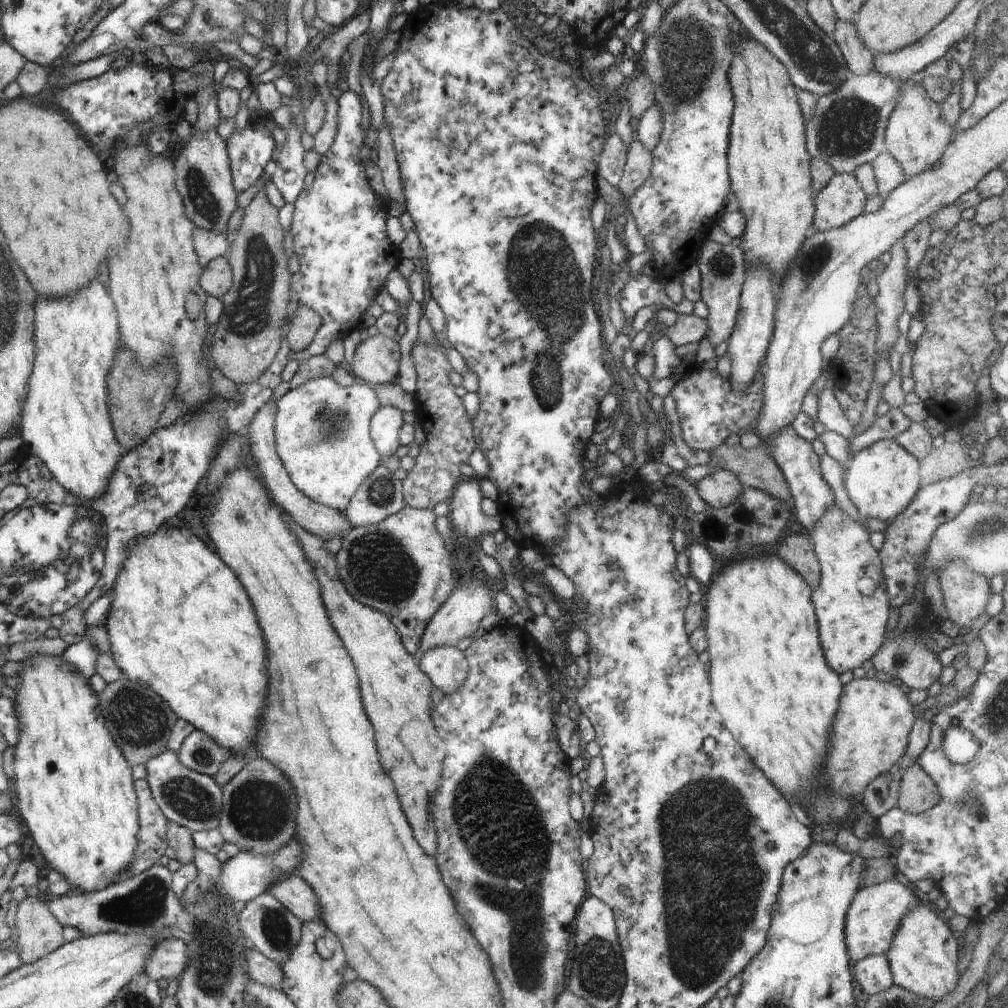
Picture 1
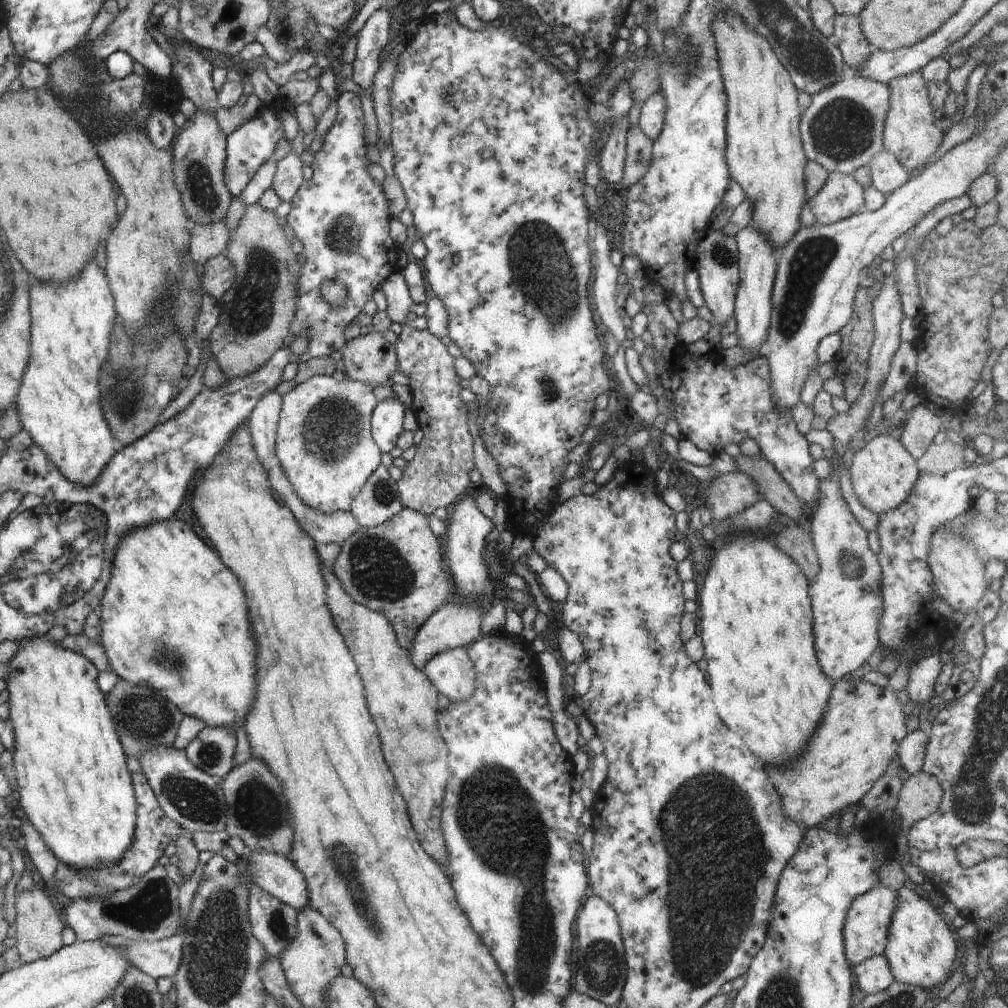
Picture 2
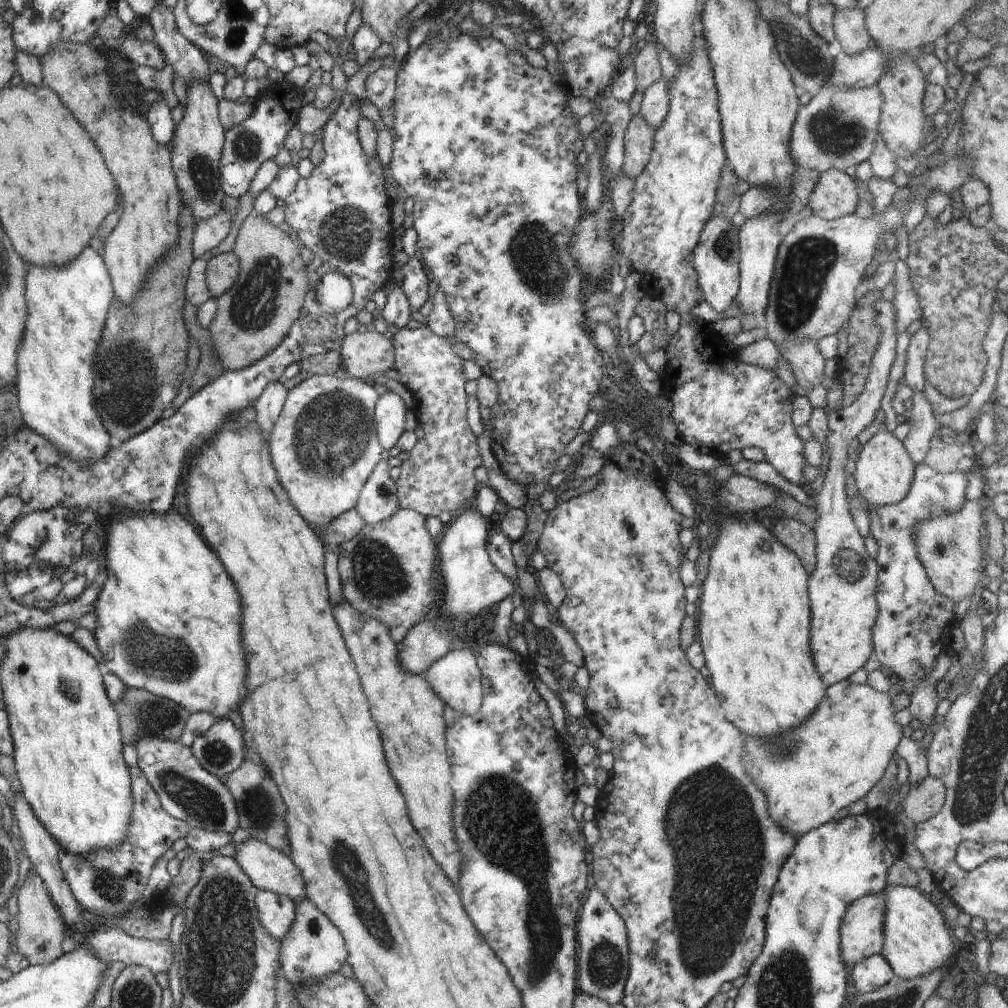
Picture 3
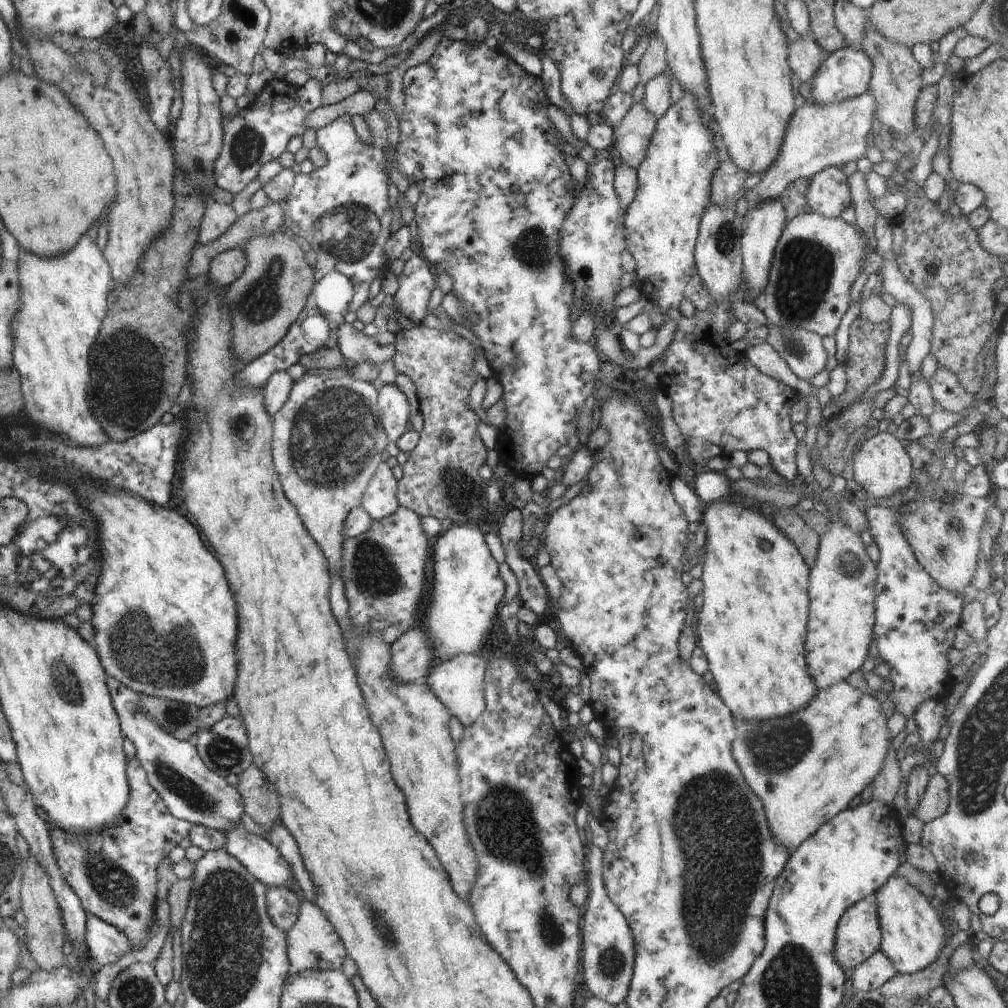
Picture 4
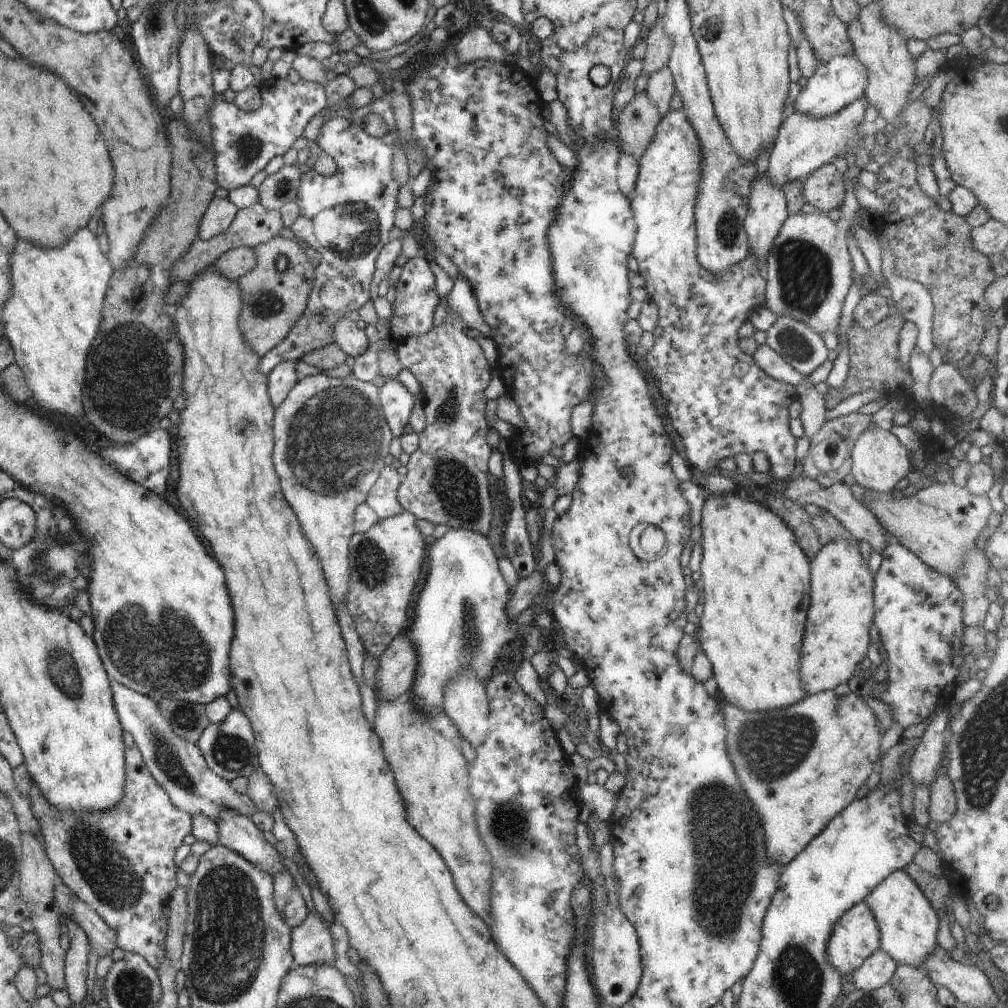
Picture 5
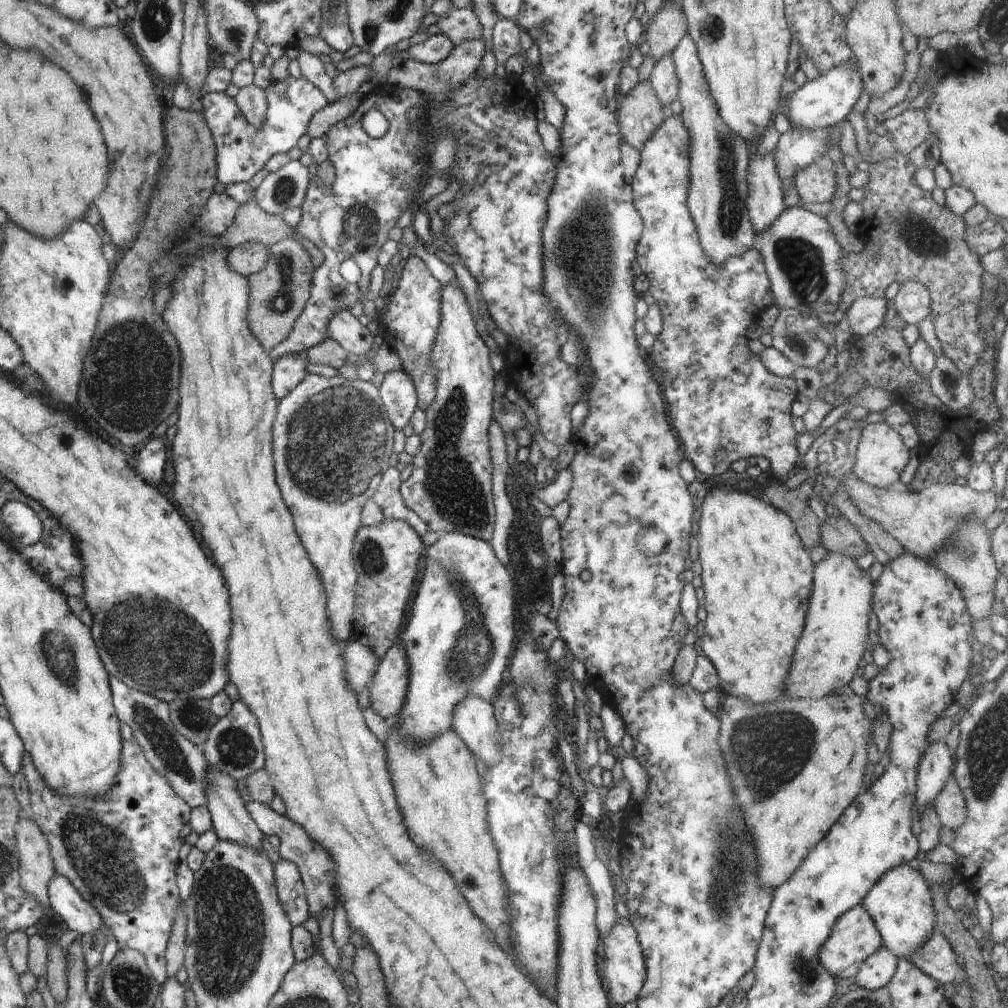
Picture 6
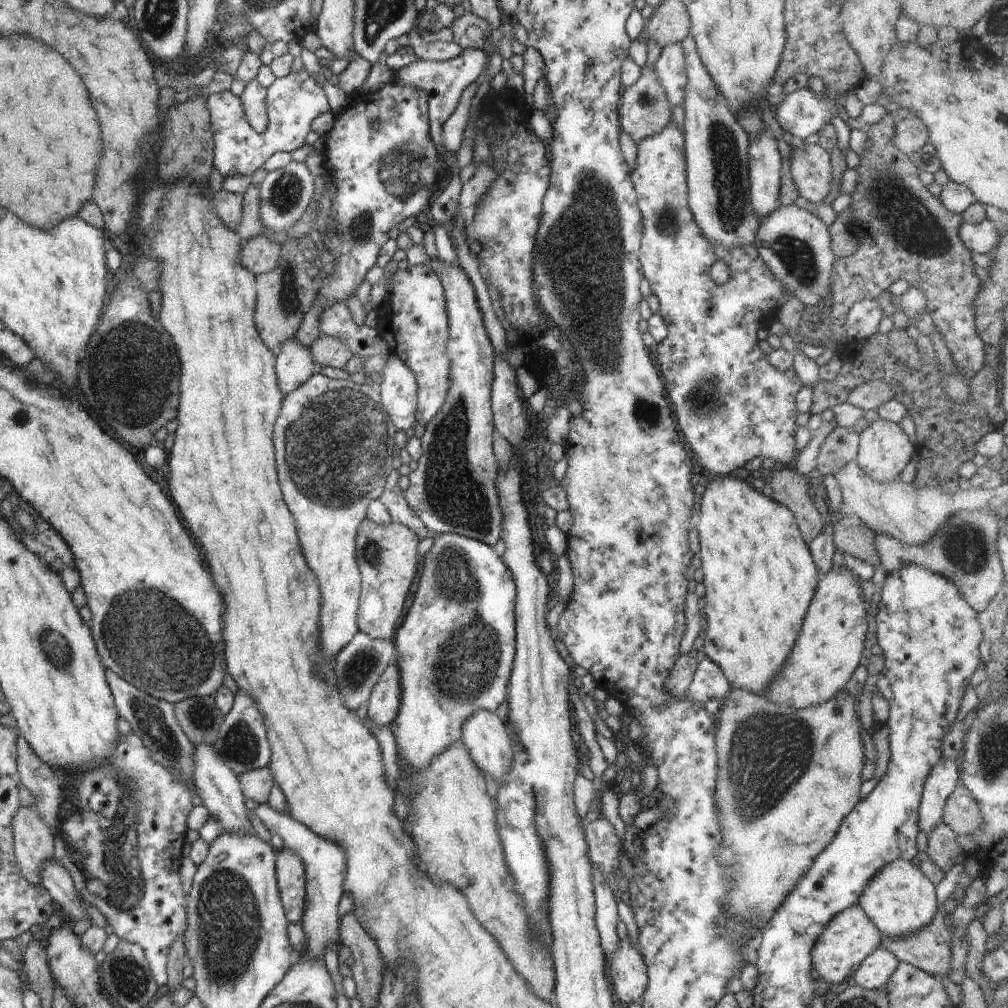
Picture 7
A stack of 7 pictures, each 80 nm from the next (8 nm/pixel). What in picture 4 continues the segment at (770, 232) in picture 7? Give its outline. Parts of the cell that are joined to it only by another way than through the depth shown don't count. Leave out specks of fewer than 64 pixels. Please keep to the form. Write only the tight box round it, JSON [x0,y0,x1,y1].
[760,213,870,337]

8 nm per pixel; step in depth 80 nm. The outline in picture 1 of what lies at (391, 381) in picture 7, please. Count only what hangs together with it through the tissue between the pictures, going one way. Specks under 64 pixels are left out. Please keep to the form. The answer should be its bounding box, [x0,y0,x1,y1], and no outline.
[371,406,404,456]

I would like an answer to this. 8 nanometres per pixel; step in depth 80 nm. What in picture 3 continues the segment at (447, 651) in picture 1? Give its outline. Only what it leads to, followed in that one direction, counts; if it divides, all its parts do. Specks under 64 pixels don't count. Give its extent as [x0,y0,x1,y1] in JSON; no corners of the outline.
[423,646,483,717]

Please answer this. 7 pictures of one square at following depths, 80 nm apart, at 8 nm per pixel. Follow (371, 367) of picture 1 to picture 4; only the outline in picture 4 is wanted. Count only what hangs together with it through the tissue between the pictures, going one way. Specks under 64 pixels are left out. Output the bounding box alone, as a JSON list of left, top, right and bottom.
[337,323,395,366]

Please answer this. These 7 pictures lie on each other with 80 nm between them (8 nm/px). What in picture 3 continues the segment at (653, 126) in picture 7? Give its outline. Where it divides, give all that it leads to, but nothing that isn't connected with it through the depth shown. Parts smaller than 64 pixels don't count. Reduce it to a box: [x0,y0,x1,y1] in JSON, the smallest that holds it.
[623,113,655,180]

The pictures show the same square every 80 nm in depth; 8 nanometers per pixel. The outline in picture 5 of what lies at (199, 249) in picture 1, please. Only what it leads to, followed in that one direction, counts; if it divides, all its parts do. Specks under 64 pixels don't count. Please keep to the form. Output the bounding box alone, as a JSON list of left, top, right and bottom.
[198,196,239,241]

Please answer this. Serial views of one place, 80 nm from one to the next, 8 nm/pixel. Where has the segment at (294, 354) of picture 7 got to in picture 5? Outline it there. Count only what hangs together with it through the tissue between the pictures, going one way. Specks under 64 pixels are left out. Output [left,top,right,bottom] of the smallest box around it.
[267,361,299,410]

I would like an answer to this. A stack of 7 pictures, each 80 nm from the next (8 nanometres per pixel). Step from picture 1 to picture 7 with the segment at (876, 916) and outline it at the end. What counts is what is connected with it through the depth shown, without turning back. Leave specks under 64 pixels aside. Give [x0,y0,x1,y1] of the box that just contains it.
[811,906,882,985]

